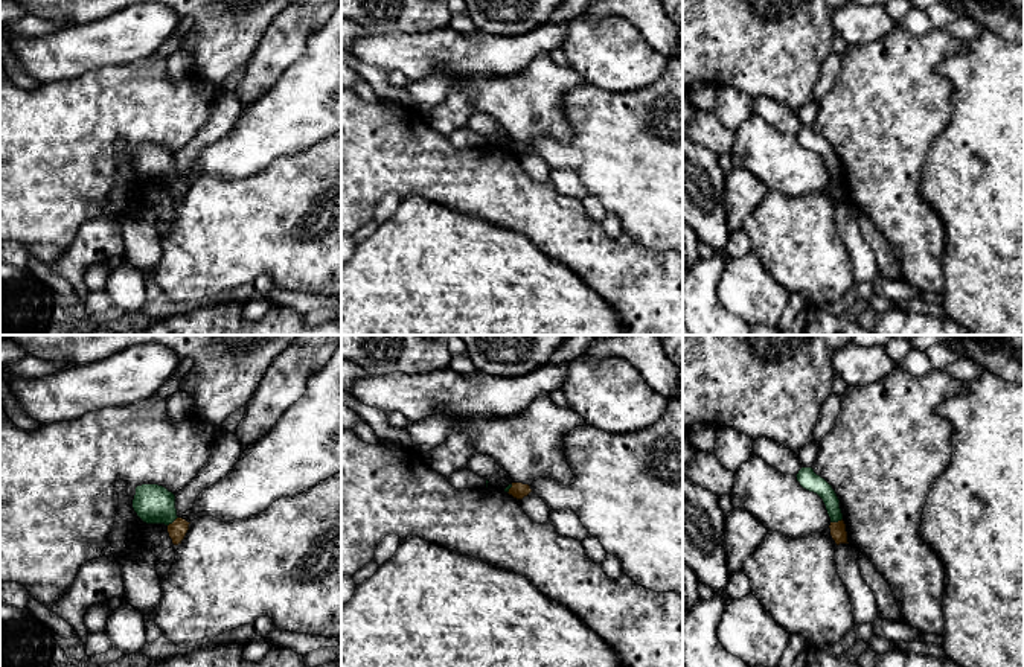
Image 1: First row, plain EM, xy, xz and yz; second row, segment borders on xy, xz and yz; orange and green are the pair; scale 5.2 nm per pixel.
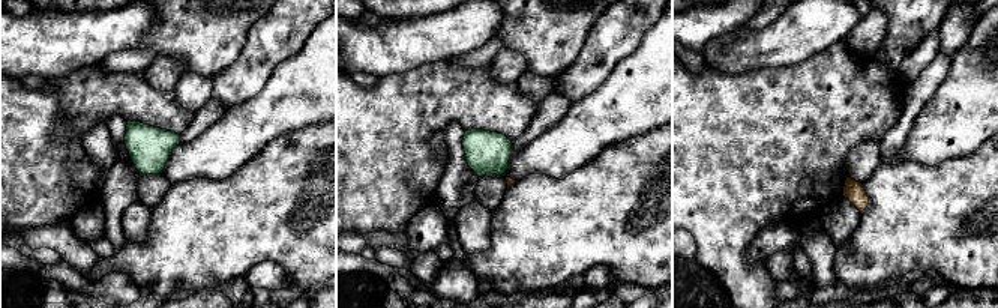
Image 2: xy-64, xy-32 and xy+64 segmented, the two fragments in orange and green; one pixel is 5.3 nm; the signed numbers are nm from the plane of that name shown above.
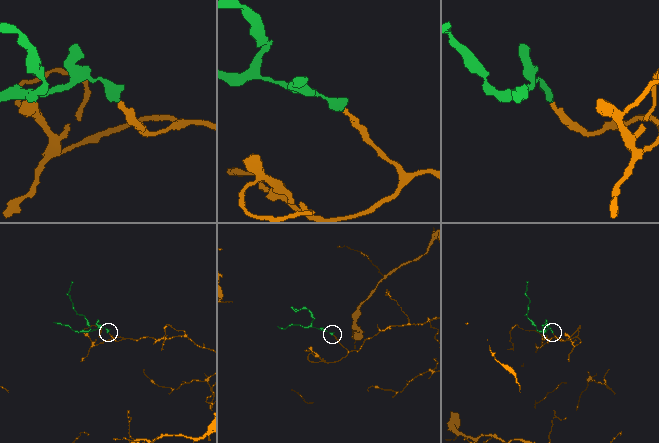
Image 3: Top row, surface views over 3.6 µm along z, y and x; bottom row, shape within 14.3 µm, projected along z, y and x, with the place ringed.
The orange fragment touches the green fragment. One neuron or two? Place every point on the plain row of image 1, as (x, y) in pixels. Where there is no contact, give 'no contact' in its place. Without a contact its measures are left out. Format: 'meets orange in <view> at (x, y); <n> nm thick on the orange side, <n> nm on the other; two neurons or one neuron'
meets orange in yz at (835, 181); 90 nm thick on the orange side, 100 nm on the other; two neurons

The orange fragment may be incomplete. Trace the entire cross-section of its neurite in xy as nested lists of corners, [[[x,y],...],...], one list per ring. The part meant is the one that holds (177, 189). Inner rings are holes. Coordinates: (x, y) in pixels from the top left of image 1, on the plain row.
[[[177,177],[172,183],[168,184],[168,192],[174,204],[181,203],[189,189],[189,183],[190,181],[187,181],[186,178]]]

